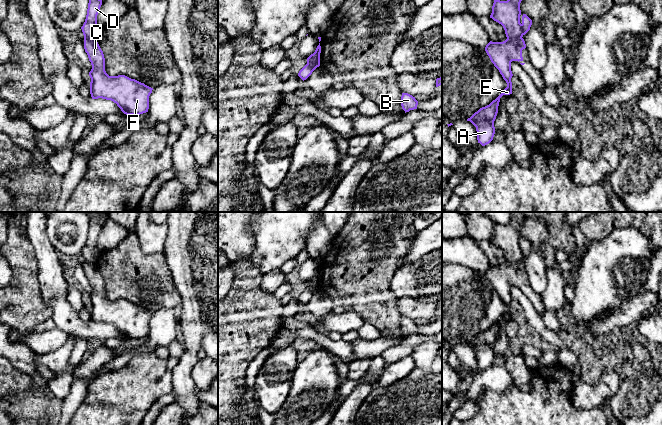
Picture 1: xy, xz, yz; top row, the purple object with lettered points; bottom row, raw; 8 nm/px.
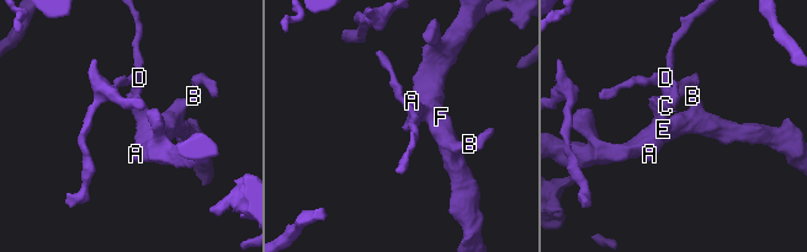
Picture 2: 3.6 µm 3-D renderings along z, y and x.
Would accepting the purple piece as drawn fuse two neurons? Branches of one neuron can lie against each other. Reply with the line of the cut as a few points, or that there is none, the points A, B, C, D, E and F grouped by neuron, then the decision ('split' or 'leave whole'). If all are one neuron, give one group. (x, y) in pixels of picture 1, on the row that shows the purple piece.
cut in yz along (507, 37), (521, 38); A B C E F / D; split

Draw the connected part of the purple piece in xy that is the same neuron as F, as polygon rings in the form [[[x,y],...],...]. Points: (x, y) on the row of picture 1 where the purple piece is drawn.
[[[84,38],[84,49],[92,65],[89,72],[92,99],[111,100],[126,115],[148,112],[153,88],[125,75],[109,76],[105,71],[103,51],[96,40]]]

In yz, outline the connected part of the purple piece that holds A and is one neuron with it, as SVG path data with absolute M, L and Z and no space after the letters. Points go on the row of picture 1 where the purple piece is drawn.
M507 38L503 42L490 41L485 47L487 55L506 81L507 87L489 105L480 108L467 119L467 121L470 121L476 127L477 140L482 146L489 144L493 140L495 134L494 121L498 113L500 98L503 95L512 94L511 78L513 74L511 71L511 62L520 61L520 64L524 65L525 63L522 62L522 50L525 48L526 44L523 38Z

